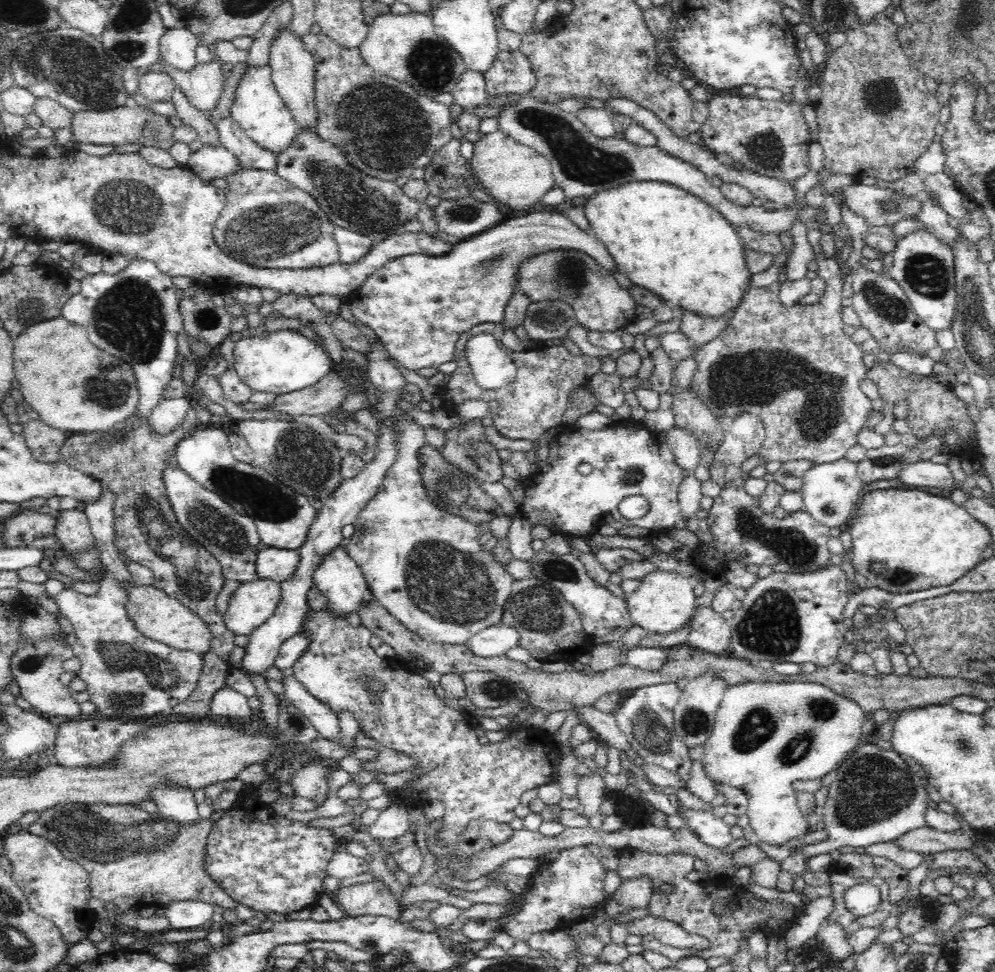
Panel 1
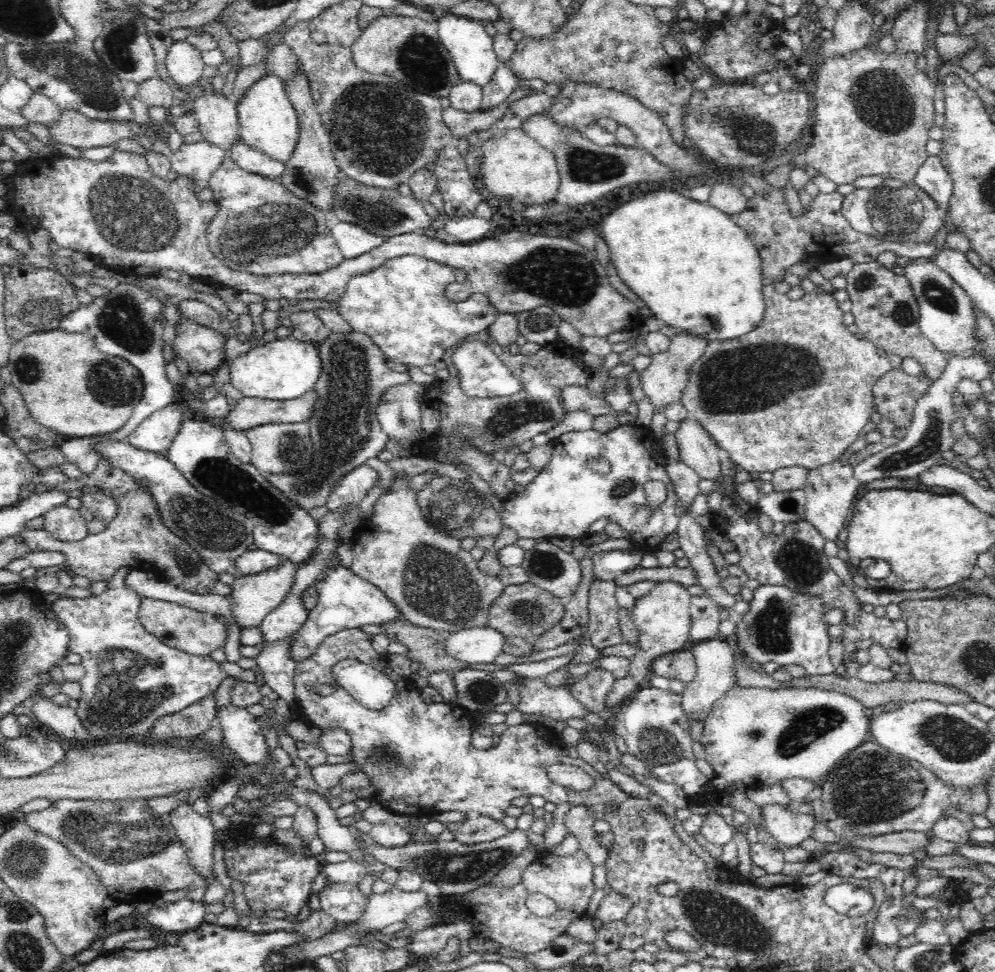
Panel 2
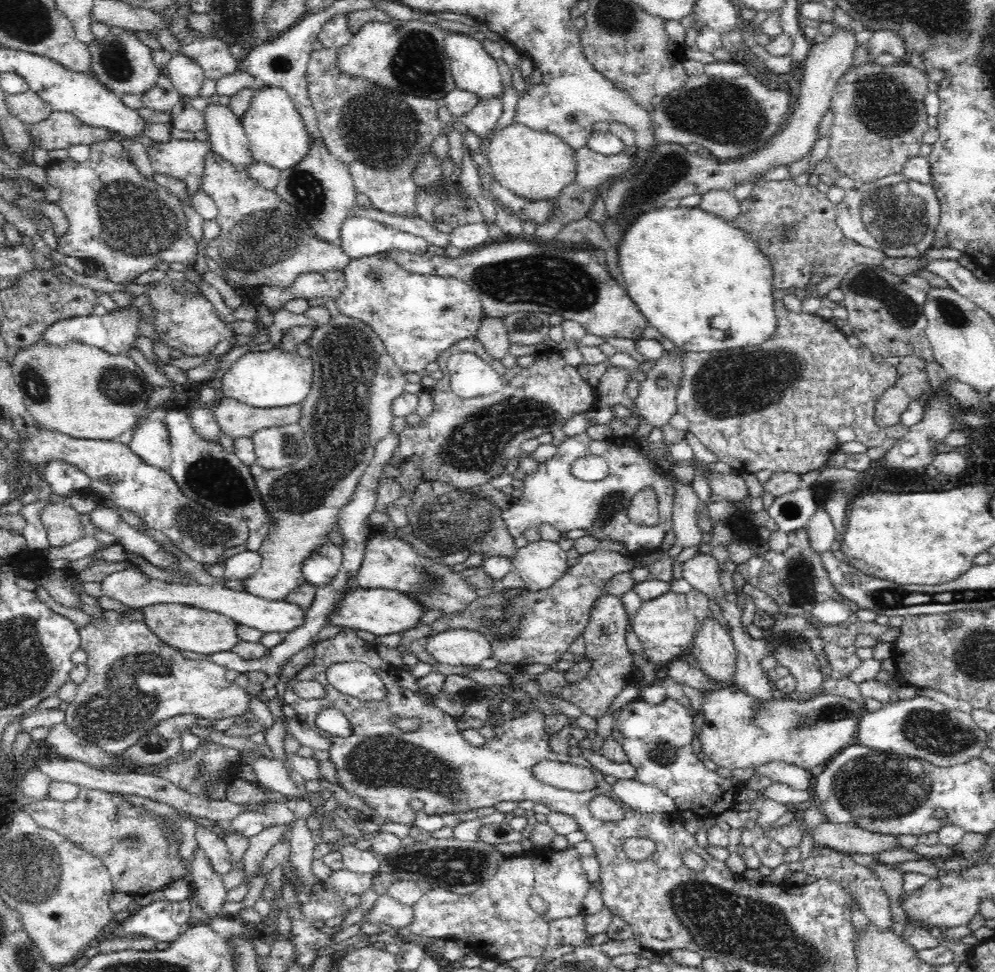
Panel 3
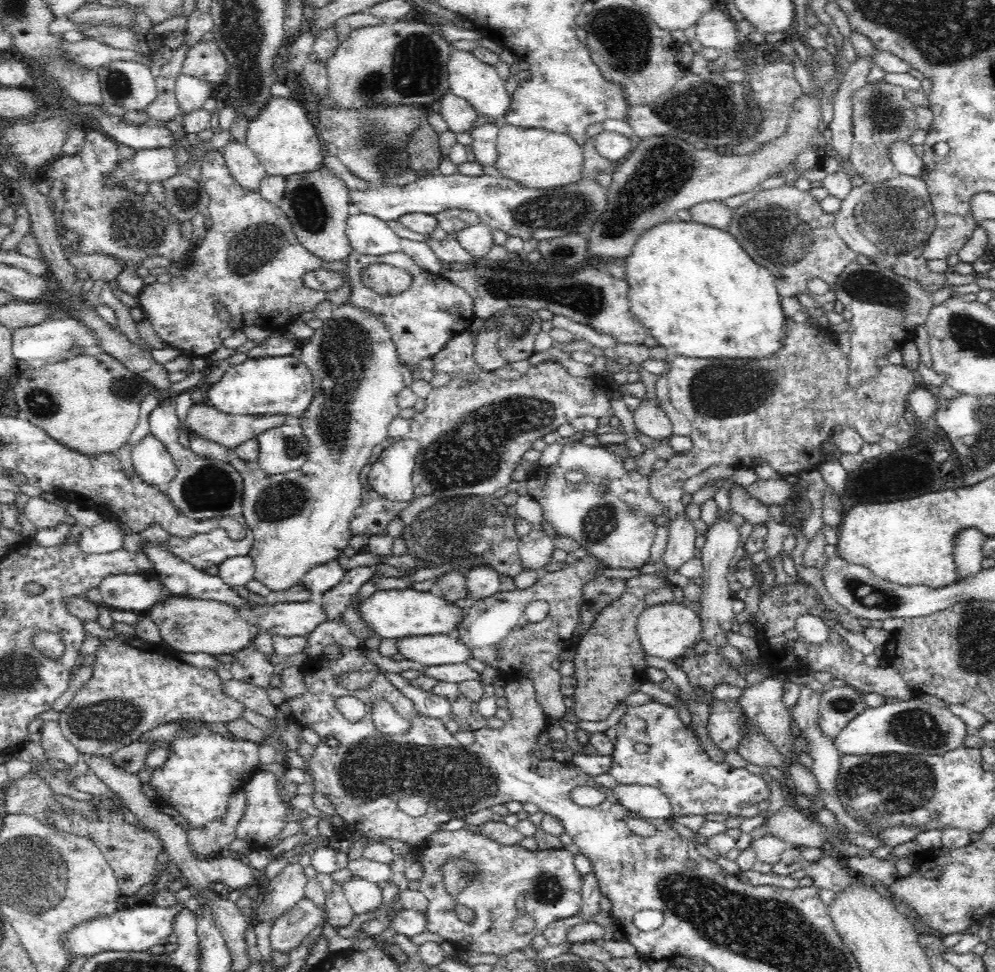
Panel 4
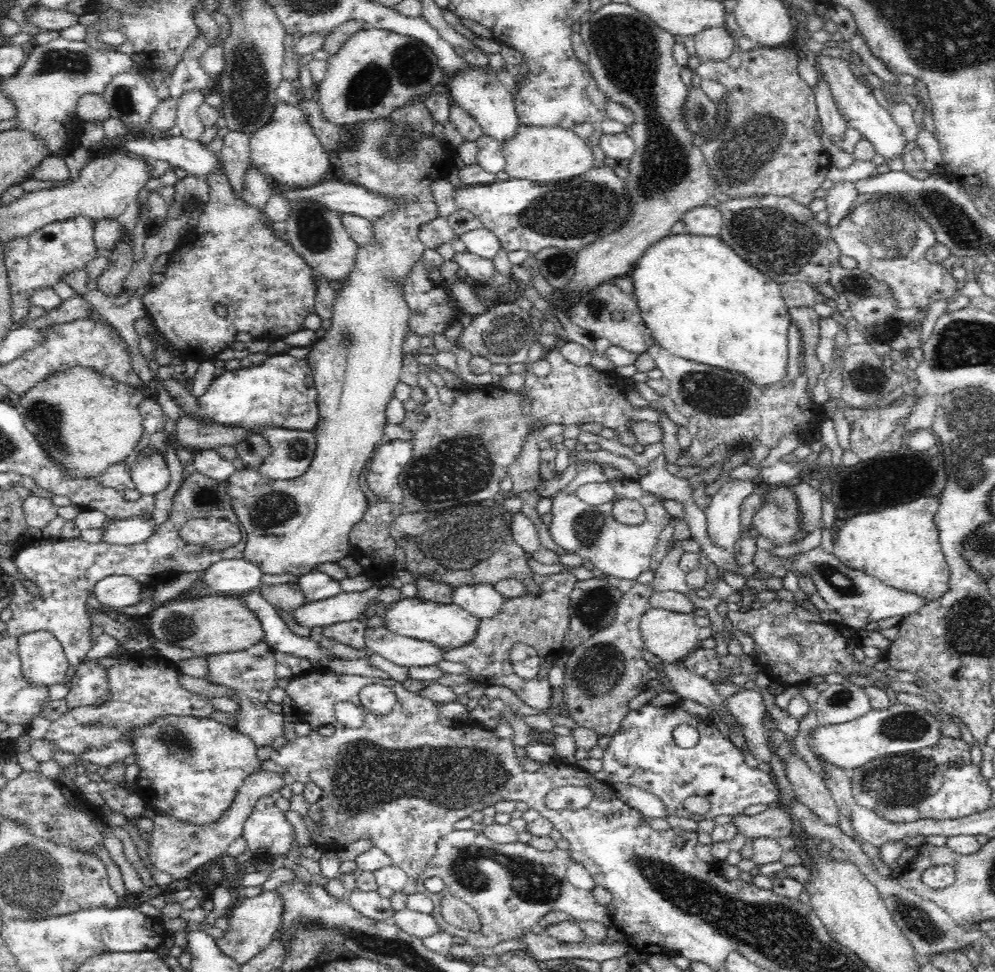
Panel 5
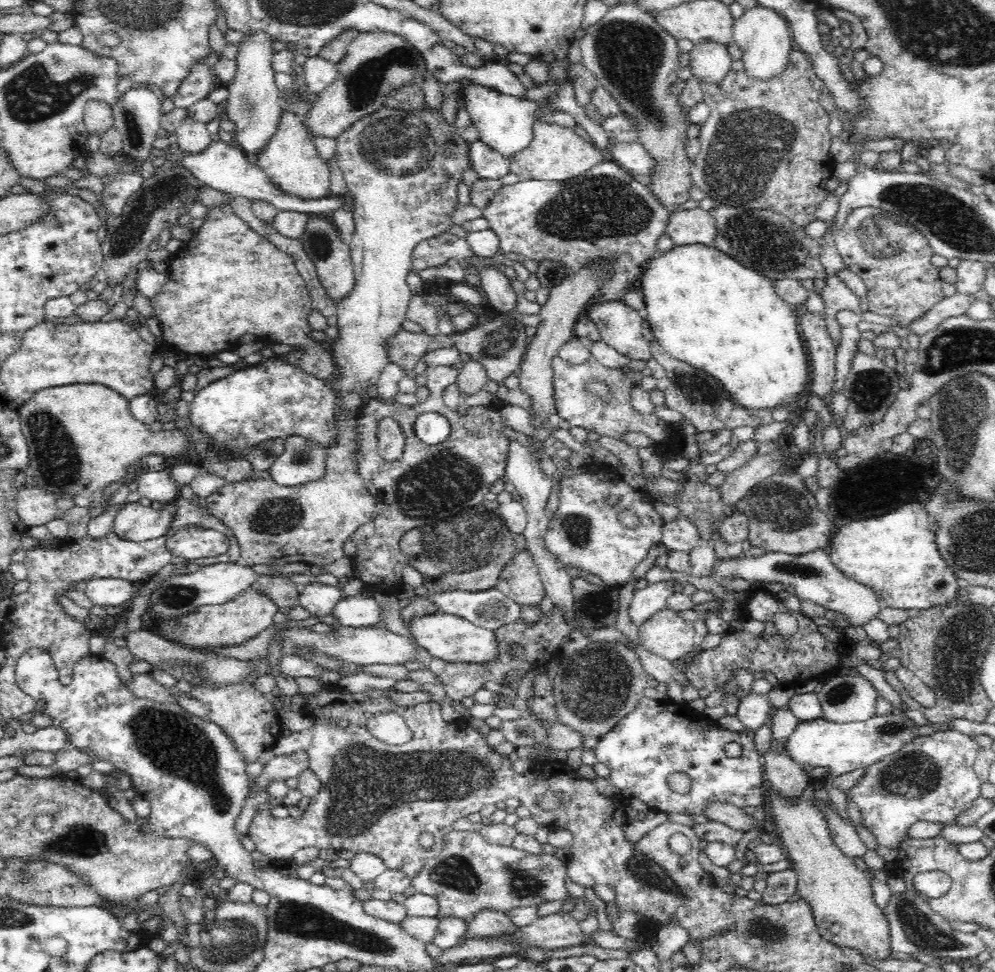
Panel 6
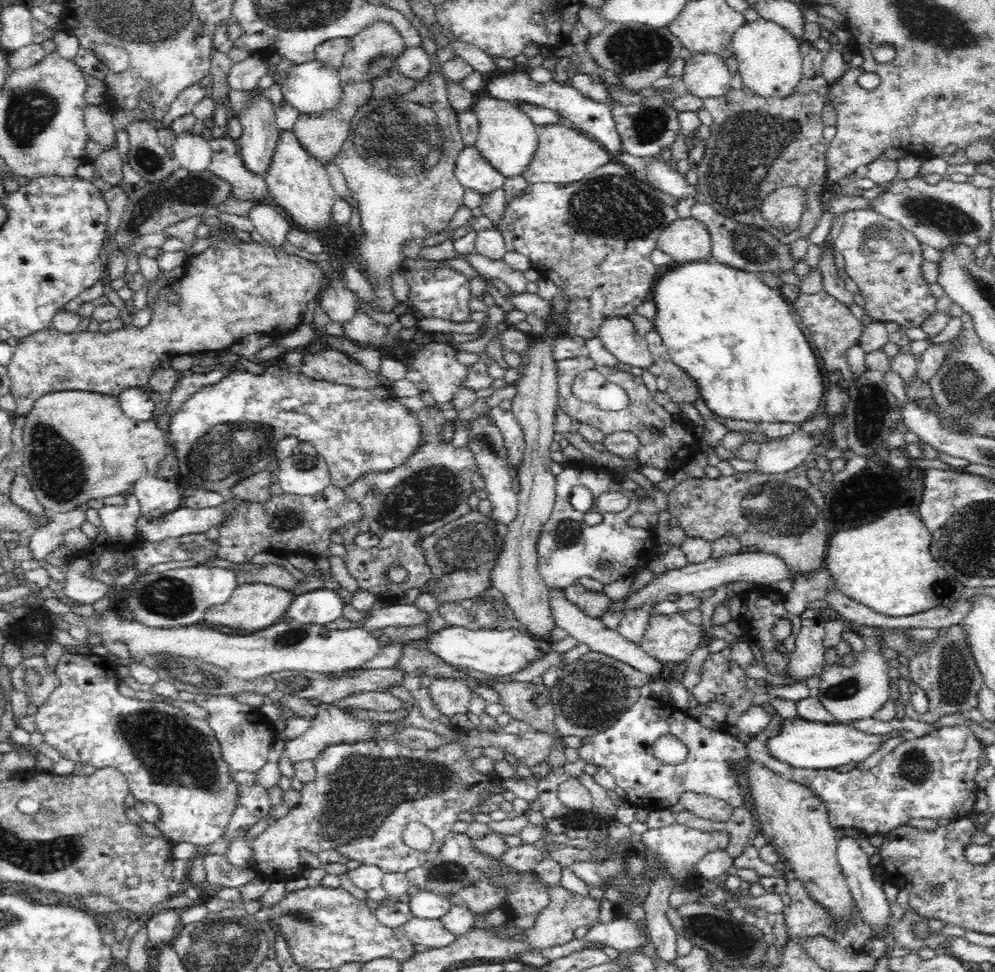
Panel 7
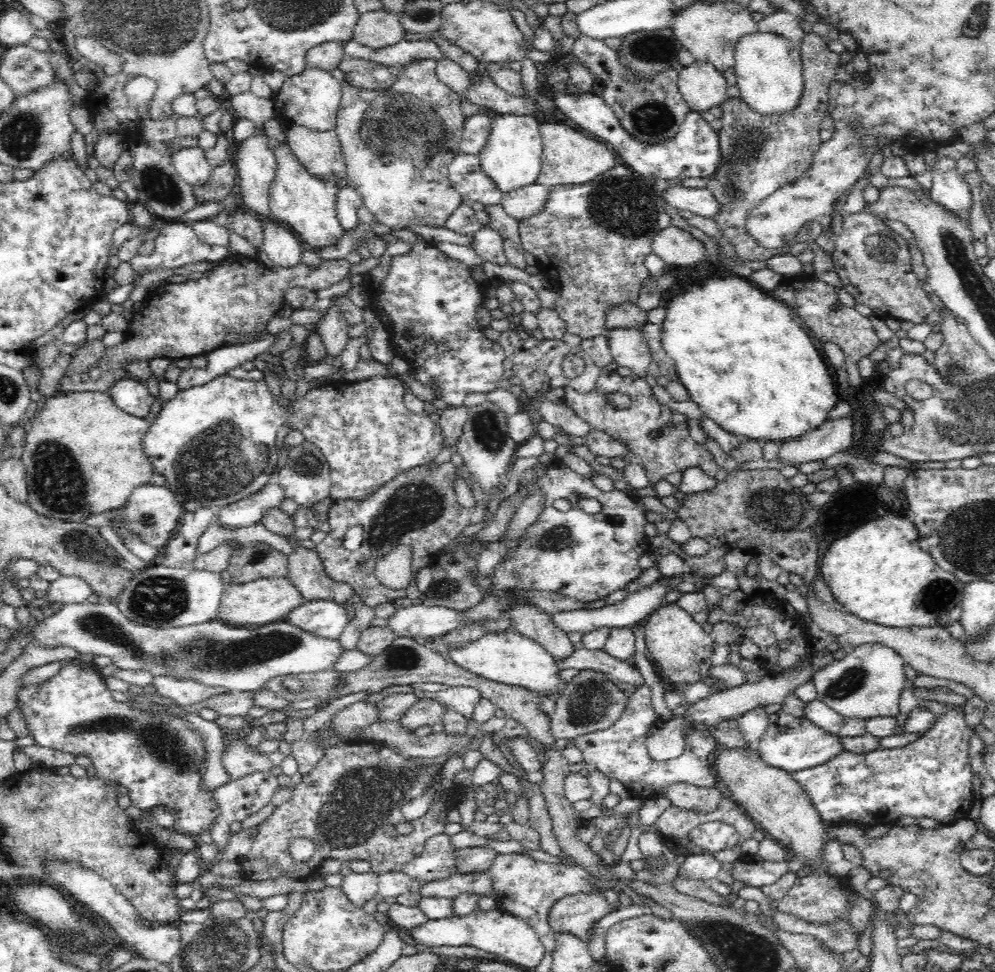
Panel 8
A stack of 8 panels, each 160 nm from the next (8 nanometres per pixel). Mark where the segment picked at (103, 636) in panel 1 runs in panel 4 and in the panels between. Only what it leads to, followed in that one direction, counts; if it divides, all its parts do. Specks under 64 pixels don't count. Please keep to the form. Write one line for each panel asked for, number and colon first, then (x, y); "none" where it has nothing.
2: (132, 679)
3: (135, 681)
4: (136, 686)

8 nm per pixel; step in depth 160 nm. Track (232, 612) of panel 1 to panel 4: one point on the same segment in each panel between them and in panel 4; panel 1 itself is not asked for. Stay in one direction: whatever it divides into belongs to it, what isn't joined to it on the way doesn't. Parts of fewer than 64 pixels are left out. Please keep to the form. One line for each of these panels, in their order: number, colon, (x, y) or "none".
2: (254, 596)
3: (348, 411)
4: (301, 519)

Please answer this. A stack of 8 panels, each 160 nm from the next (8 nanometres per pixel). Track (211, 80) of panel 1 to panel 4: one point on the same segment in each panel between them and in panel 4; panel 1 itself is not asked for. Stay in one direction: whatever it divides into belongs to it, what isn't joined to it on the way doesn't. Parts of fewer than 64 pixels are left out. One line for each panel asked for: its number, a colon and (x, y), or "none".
2: (217, 115)
3: (227, 137)
4: (241, 161)

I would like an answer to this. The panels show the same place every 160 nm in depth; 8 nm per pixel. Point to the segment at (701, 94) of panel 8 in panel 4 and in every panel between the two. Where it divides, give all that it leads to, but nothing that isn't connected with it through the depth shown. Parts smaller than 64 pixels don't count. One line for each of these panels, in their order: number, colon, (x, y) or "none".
4: (716, 29)
5: (717, 44)
6: (710, 61)
7: (705, 75)

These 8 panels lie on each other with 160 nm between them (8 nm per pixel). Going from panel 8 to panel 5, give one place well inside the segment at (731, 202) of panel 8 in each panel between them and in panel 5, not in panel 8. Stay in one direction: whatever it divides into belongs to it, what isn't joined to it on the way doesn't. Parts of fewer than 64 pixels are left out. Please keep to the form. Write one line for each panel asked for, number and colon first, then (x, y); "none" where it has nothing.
5: (769, 147)
6: (765, 145)
7: (757, 145)

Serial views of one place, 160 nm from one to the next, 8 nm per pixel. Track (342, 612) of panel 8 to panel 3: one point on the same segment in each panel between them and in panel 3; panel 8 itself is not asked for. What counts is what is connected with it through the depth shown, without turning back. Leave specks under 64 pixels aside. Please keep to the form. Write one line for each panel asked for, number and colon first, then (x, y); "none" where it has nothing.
3: (321, 567)
4: (319, 580)
5: (316, 586)
6: (319, 599)
7: (320, 606)

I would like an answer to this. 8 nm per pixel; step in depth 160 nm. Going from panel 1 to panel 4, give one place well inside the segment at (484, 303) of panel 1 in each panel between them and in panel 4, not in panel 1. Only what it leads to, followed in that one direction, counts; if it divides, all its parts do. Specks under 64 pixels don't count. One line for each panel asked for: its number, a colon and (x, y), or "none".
2: (402, 306)
3: (417, 316)
4: (422, 319)

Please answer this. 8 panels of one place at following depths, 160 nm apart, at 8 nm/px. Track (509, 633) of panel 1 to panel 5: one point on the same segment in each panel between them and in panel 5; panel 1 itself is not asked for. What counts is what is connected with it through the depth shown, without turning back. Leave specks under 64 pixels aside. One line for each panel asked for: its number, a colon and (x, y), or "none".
2: (476, 645)
3: (464, 647)
4: (432, 650)
5: (402, 650)

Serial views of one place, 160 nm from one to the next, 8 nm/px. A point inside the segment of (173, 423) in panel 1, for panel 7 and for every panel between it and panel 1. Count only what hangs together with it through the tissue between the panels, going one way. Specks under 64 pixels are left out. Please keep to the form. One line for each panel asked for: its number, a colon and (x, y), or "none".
2: (155, 434)
3: (149, 440)
4: (152, 461)
5: (150, 473)
6: (158, 486)
7: (156, 497)

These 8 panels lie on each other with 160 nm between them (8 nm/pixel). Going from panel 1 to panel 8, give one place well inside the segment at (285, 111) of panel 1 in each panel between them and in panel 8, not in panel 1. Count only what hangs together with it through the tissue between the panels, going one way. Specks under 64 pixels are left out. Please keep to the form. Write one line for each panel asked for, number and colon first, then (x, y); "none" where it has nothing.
2: (268, 122)
3: (277, 134)
4: (284, 139)
5: (286, 151)
6: (291, 160)
7: (299, 185)
8: (306, 206)

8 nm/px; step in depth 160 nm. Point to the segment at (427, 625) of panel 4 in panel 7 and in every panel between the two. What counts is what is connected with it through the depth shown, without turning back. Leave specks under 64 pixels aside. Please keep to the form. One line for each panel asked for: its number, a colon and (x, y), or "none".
5: (448, 626)
6: (446, 636)
7: (497, 652)

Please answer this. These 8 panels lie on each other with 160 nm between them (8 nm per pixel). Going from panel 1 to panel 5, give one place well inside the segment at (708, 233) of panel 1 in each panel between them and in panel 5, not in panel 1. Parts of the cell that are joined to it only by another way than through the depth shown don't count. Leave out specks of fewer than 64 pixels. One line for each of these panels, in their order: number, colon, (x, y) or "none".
2: (697, 270)
3: (700, 280)
4: (703, 296)
5: (702, 302)

